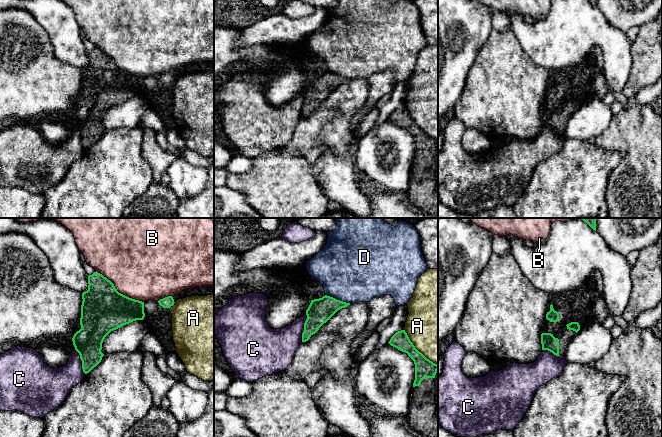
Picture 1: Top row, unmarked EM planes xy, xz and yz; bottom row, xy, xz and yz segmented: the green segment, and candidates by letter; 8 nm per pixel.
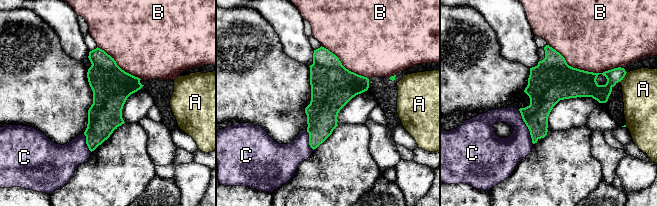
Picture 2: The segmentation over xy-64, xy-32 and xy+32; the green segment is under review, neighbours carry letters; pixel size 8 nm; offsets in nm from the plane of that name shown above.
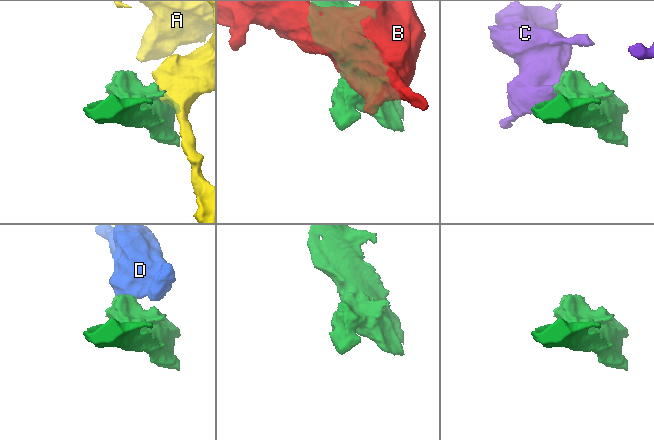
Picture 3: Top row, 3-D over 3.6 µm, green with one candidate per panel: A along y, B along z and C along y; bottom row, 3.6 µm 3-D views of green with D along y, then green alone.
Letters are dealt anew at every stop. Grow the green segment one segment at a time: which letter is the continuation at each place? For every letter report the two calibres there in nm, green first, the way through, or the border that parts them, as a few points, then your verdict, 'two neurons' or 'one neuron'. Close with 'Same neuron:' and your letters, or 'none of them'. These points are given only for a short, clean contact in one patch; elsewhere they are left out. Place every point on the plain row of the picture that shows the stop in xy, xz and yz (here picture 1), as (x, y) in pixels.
A: calibres 160 and 480 nm; two neurons
B: calibres 360 and 480 nm; two neurons
C: calibres 190 and 280 nm; border xz (306, 90), (301, 117); two neurons
D: calibres 190 and 480 nm; border xz (326, 70), (349, 79); two neurons
Same neuron: none of them

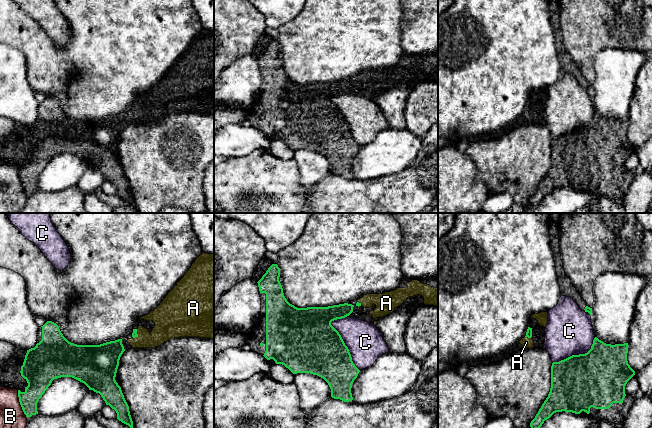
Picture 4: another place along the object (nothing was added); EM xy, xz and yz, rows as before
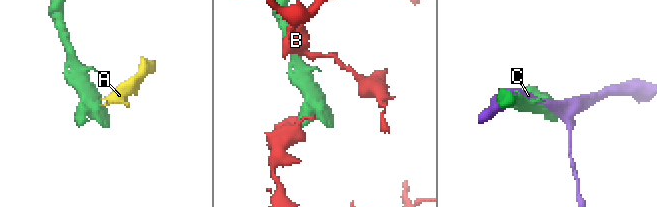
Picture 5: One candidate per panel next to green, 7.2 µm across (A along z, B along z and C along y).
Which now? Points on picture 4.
A: calibres 50 and 180 nm; way xy (134, 110), (135, 112), (155, 114), (165, 104); one neuron
B: calibres 190 and 220 nm; border xy (17, 166), (19, 180), (27, 193); two neurons
C: calibres 440 and 300 nm; two neurons
Same neuron: A

